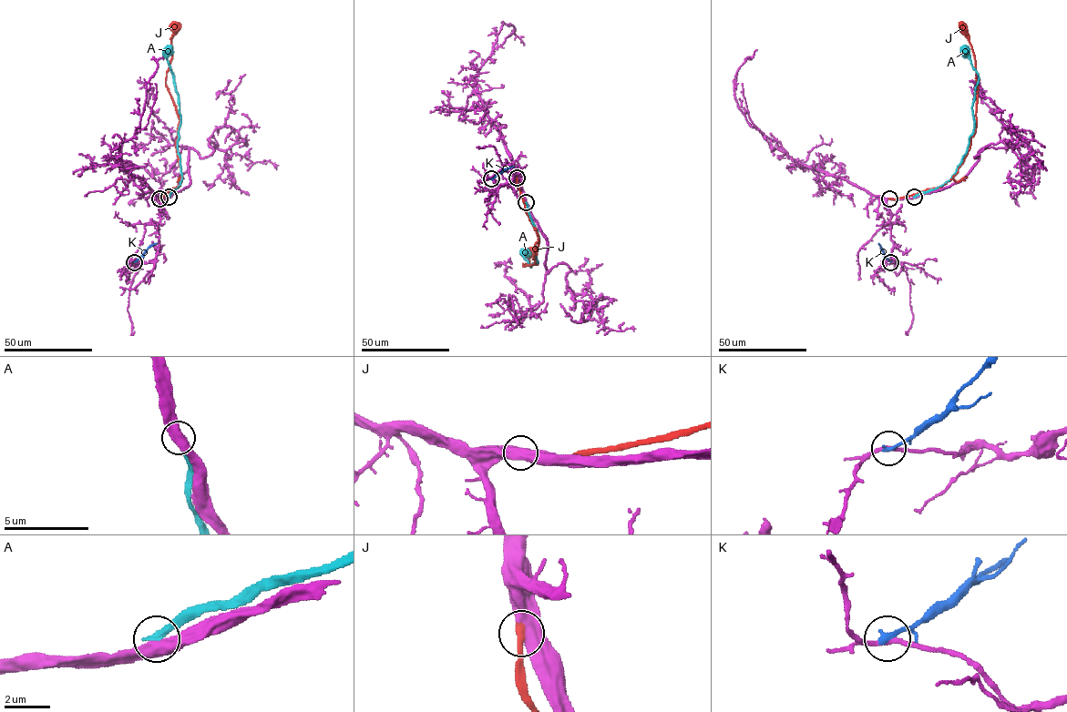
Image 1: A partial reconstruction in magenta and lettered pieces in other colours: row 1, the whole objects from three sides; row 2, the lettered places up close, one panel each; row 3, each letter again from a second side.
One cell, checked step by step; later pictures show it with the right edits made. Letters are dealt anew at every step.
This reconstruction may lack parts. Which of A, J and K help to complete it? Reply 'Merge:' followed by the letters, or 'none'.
Merge: J

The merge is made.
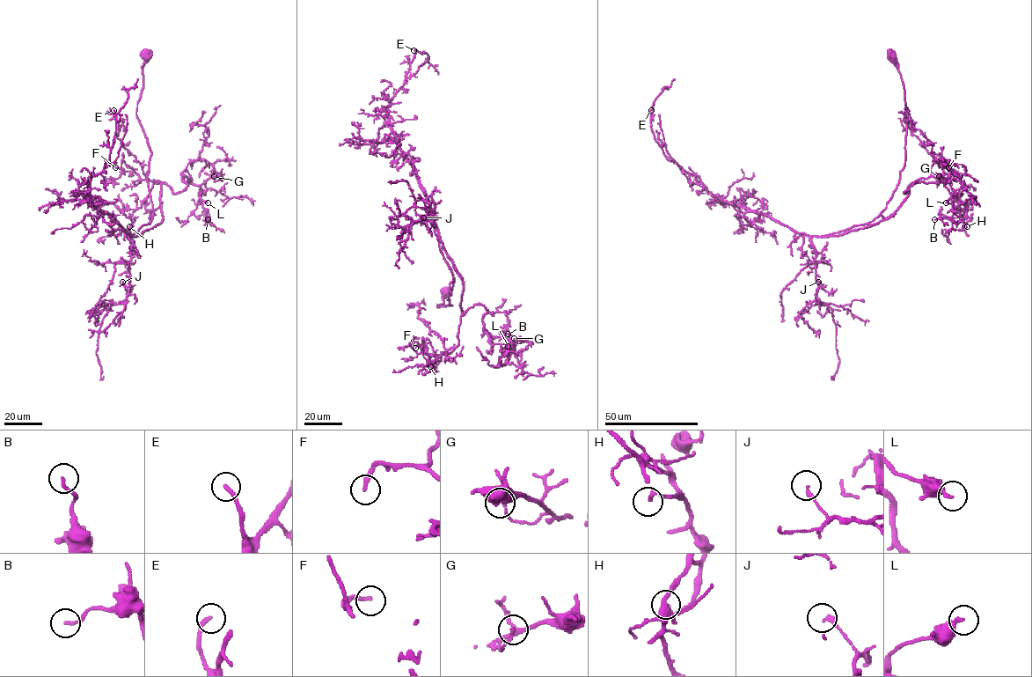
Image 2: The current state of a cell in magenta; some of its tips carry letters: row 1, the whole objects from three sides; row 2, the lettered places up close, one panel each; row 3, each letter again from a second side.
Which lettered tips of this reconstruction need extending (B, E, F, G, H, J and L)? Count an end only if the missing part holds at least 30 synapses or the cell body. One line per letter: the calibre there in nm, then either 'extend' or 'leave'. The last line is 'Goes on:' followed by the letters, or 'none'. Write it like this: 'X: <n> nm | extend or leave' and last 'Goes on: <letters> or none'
B: 130 nm | leave
E: 220 nm | leave
F: 240 nm | extend
G: 130 nm | leave
H: 180 nm | leave
J: 200 nm | leave
L: 280 nm | leave
Goes on: F

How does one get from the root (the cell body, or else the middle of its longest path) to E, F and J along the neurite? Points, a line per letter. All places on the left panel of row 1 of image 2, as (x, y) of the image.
E: (147, 55), (136, 117), (151, 152), (153, 217), (131, 237), (88, 195), (91, 178), (109, 158), (113, 110)
F: (147, 55), (136, 117), (151, 152), (153, 217), (130, 237), (139, 236), (162, 221), (161, 183), (115, 167)
J: (147, 55), (136, 117), (151, 152), (148, 186), (153, 217), (130, 236), (130, 286), (122, 282)

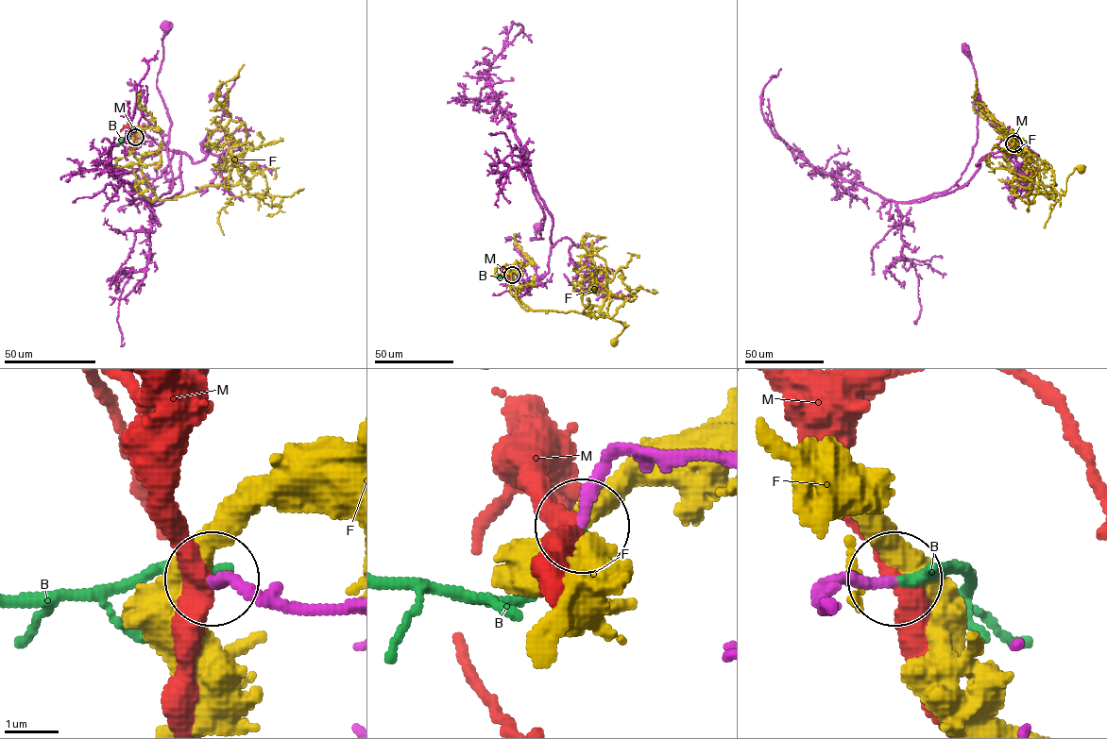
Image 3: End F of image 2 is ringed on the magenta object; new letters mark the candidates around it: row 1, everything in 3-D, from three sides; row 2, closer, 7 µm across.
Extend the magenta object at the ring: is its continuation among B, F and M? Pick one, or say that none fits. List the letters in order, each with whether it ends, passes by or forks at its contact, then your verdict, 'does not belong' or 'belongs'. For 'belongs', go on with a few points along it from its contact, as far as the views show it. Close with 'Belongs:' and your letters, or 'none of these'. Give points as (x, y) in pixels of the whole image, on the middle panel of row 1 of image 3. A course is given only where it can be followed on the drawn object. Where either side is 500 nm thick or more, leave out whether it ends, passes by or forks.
B: it ends there; belongs; it runs (512, 275), (497, 277)
F: it passes by; does not belong
M: it passes by; does not belong
Belongs: B

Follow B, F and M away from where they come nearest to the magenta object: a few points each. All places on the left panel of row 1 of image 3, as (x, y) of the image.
B: (135, 137), (124, 139), (118, 146)
F: (135, 137), (134, 156), (160, 199), (240, 182), (260, 197), (267, 193), (265, 176), (253, 166)
M: (135, 137), (129, 127), (125, 126), (121, 131)

